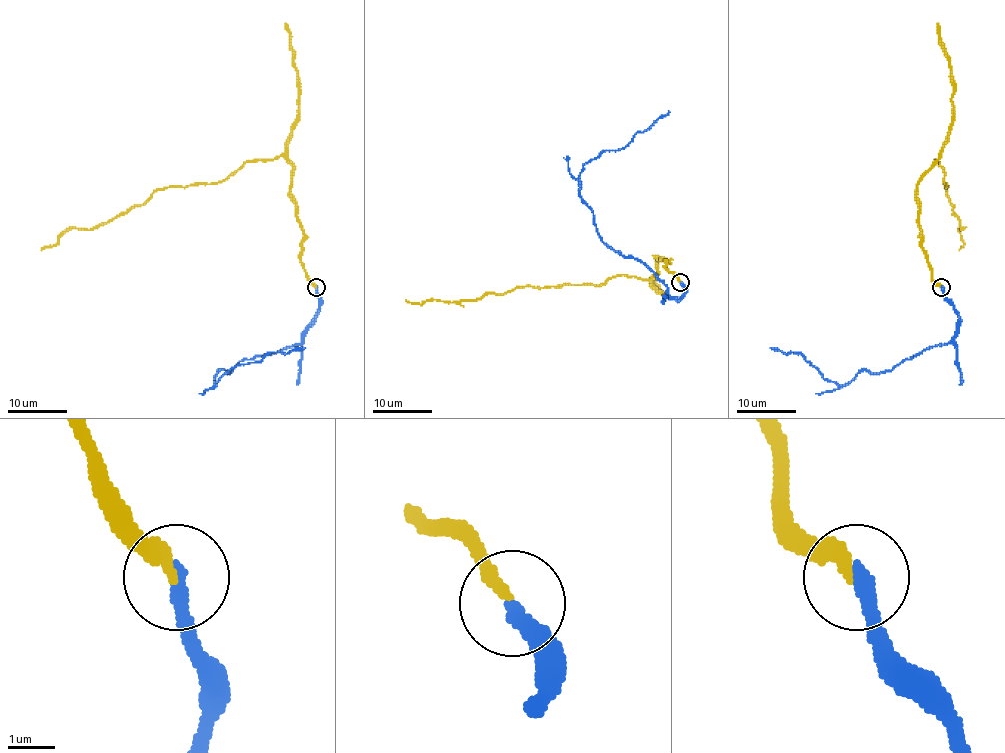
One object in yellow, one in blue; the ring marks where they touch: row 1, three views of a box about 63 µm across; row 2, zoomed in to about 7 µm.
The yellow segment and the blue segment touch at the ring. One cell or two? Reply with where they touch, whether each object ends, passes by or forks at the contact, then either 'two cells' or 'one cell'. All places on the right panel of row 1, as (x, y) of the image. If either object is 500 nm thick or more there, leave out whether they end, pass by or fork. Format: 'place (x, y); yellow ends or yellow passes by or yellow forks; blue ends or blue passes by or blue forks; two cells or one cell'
place (941, 287); yellow ends; blue ends; one cell

